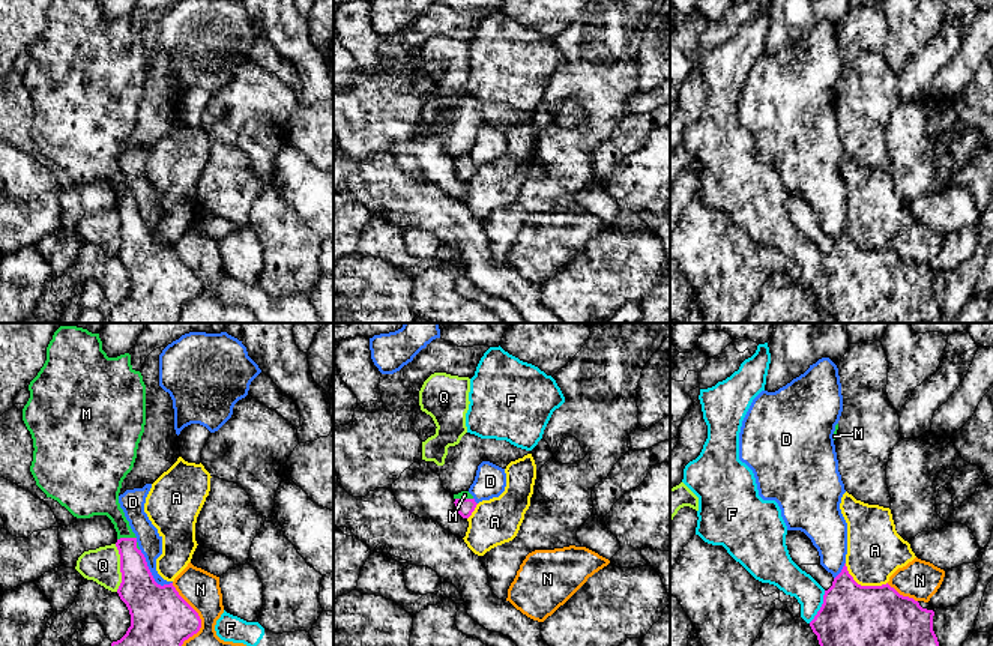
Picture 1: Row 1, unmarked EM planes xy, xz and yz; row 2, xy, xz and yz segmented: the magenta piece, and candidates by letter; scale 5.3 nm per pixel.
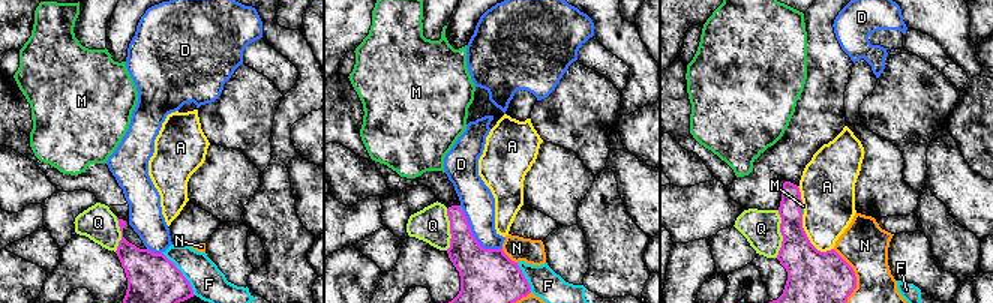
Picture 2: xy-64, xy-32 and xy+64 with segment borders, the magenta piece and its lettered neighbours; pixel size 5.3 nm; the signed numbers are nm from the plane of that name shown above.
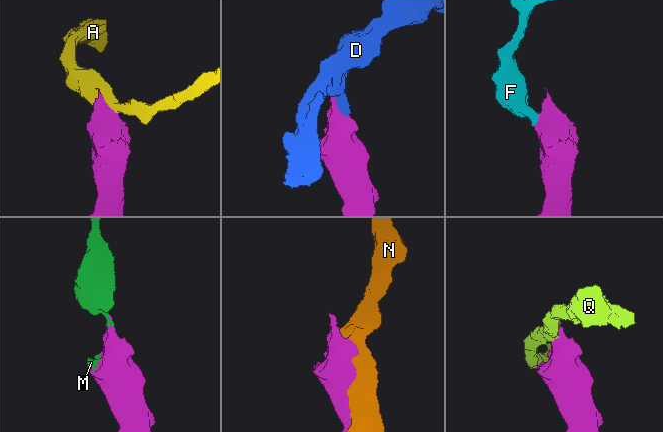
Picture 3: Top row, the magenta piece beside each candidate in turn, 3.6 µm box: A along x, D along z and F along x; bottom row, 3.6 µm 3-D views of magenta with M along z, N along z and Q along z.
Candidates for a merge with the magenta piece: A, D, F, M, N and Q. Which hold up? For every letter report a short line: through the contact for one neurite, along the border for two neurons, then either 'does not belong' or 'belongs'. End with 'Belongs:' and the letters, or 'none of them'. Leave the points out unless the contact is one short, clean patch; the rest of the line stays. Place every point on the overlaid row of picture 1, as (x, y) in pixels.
A: does not belong
D: does not belong
F: line yz (825, 591), (820, 609), (808, 622); does not belong
M: belongs
N: does not belong
Q: line xy (114, 544), (119, 553), (120, 573), (117, 591); does not belong
Belongs: M

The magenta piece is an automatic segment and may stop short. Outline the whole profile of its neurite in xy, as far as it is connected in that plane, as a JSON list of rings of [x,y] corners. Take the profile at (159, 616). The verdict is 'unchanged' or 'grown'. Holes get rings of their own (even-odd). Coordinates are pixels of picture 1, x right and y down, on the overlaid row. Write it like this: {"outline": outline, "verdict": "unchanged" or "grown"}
{"outline": [[[60,326],[29,391],[23,421],[33,439],[30,472],[36,485],[77,518],[107,515],[117,532],[122,572],[117,593],[129,610],[131,626],[111,646],[182,646],[200,631],[201,619],[173,583],[161,586],[155,581],[119,503],[122,482],[134,467],[146,425],[146,385],[141,373],[132,368],[131,355],[108,358],[99,334]]], "verdict": "grown"}

